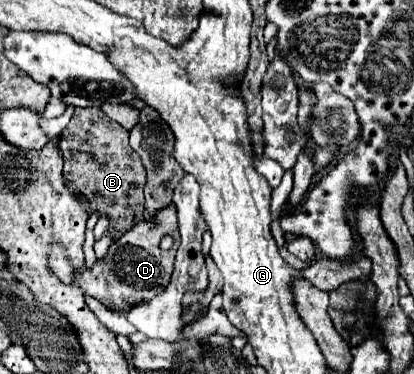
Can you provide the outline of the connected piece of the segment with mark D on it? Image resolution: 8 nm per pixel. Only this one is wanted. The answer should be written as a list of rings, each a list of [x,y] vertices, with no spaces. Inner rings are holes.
[[[168,206],[156,214],[156,226],[152,226],[152,218],[136,222],[128,234],[122,234],[118,240],[114,240],[106,252],[106,258],[96,258],[92,268],[82,266],[80,270],[72,270],[72,262],[68,262],[68,254],[60,242],[52,244],[48,264],[52,266],[52,272],[62,282],[76,282],[76,286],[82,288],[84,294],[100,300],[106,308],[114,312],[128,312],[136,302],[148,302],[148,298],[154,298],[156,294],[162,294],[168,286],[168,278],[172,276],[174,256],[180,246],[180,232],[178,232],[178,214],[176,206]],[[170,234],[174,238],[174,244],[170,250],[160,248],[160,240]]]

